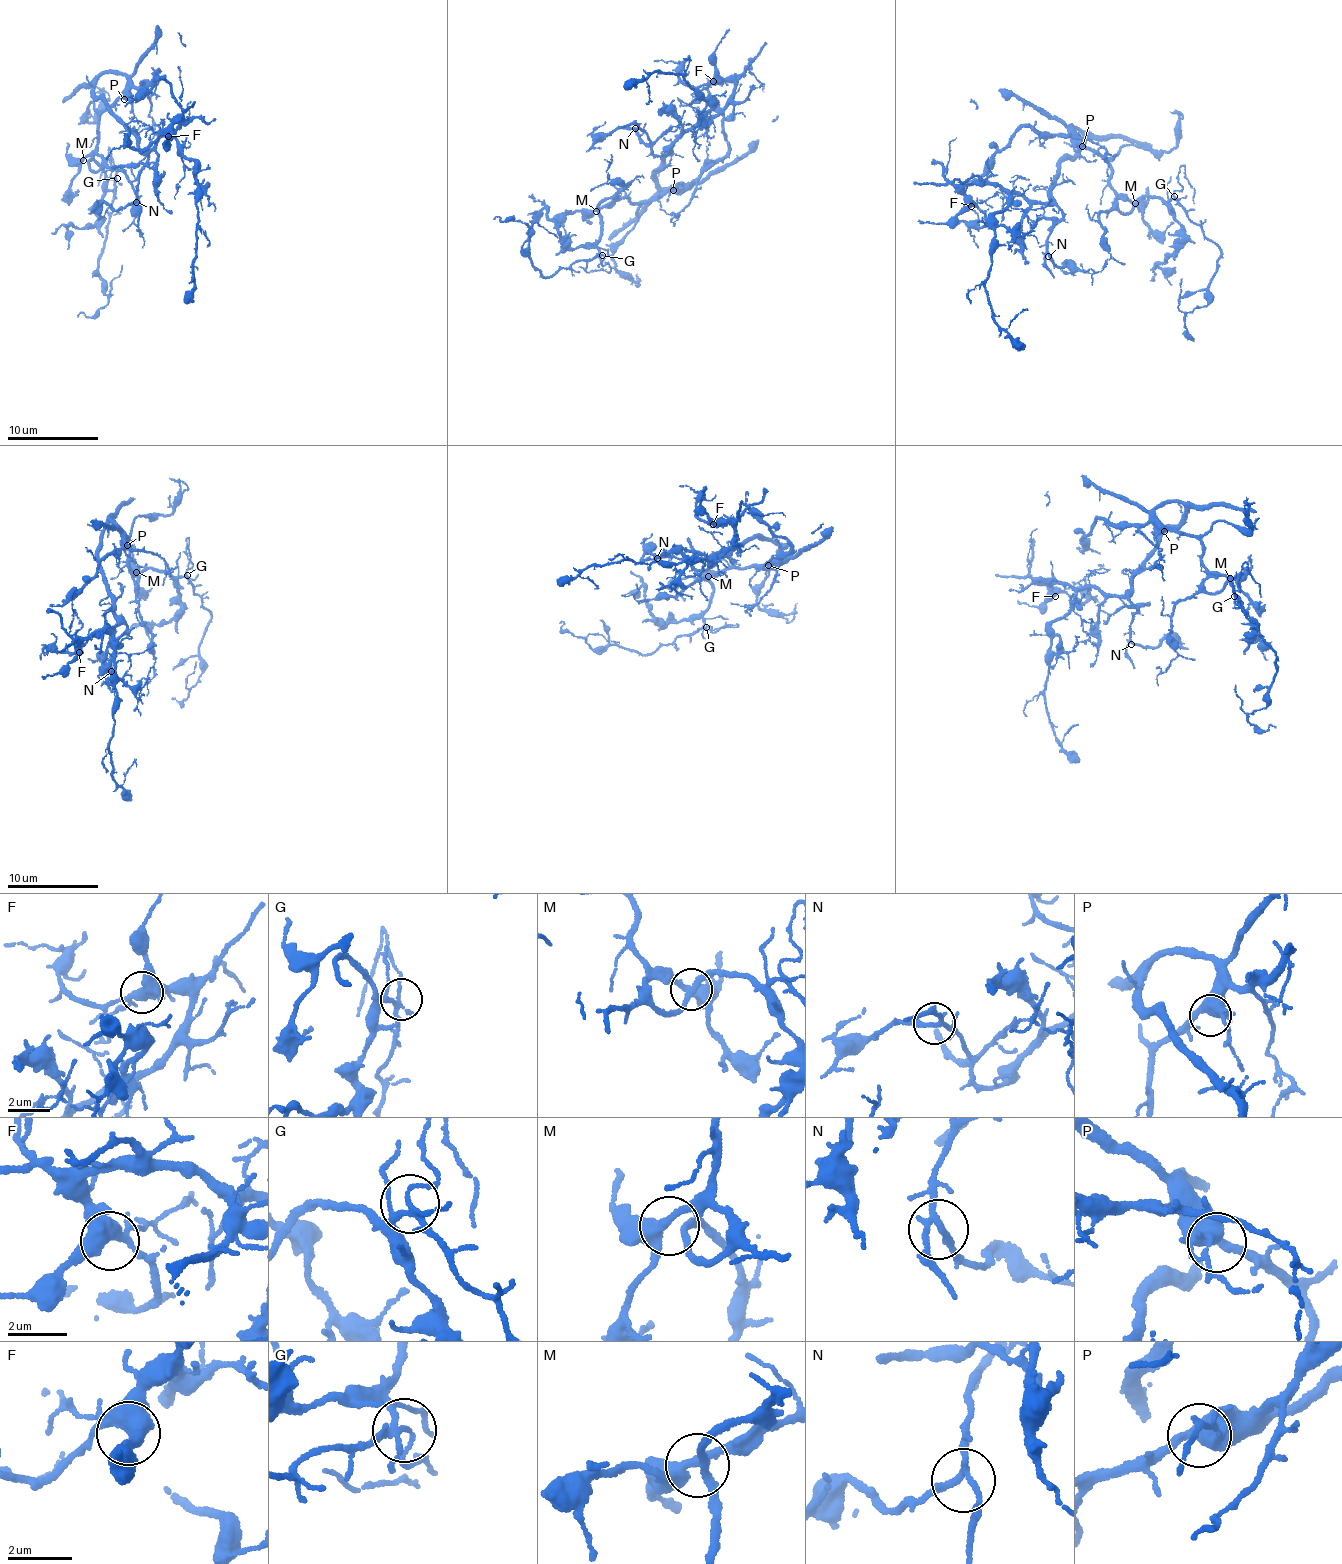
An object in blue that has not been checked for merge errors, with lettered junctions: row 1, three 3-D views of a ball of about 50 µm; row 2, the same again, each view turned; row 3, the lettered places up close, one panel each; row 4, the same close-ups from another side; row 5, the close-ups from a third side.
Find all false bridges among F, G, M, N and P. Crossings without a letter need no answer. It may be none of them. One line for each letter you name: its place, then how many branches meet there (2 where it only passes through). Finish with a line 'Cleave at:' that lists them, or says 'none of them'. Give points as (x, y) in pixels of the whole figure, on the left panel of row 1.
Cleave at: none of them

